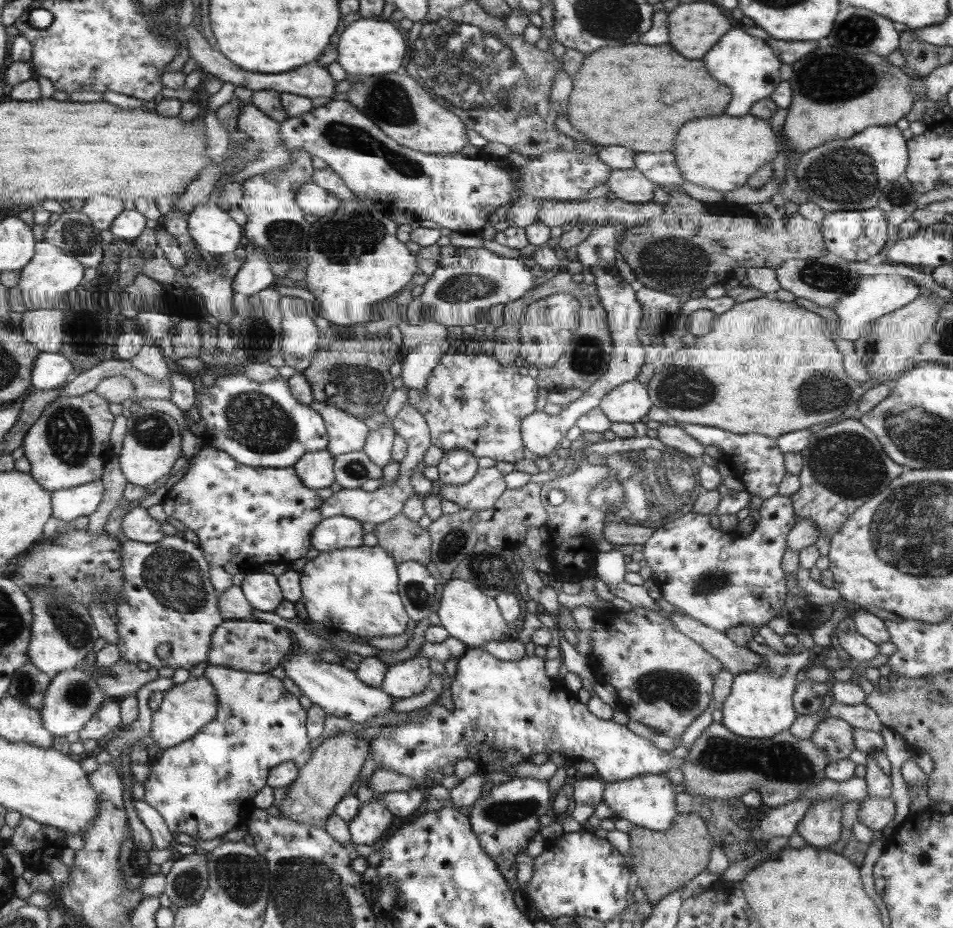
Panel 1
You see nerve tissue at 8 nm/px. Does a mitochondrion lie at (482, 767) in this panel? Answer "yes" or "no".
no

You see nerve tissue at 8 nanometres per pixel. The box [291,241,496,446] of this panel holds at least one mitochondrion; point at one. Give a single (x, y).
(359, 387)

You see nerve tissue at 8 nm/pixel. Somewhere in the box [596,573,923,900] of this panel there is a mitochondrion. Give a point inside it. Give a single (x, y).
(775, 763)

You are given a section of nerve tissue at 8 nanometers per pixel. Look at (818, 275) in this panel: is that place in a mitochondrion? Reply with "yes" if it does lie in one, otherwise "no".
yes

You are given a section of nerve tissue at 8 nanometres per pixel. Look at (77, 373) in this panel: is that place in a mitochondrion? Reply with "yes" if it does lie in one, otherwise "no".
no

